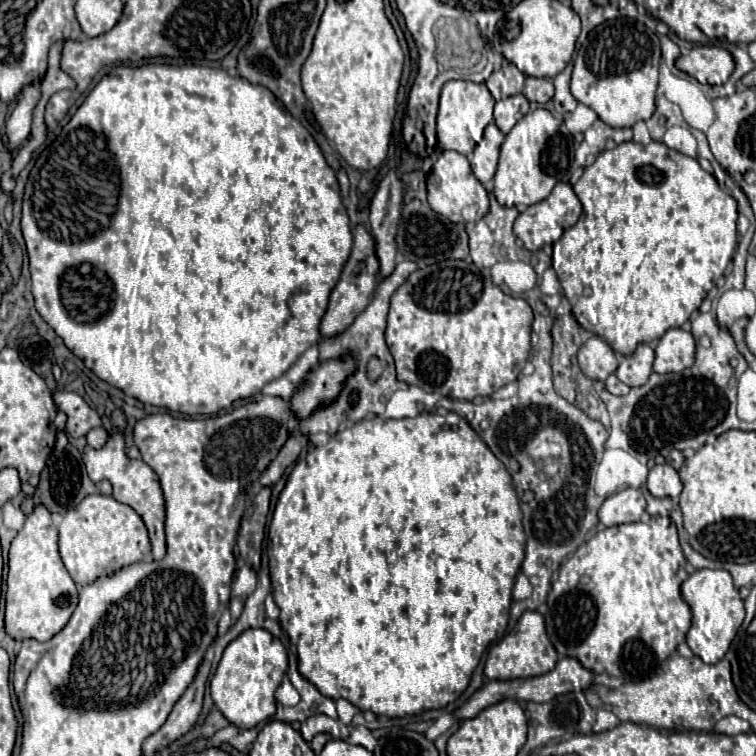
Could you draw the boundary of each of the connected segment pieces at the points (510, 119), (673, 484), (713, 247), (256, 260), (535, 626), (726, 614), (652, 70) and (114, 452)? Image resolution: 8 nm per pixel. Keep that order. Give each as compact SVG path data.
M522 94L504 98L494 106L494 122L504 134L508 134L512 126L526 114L528 114L528 100Z
M670 464L652 466L646 486L648 486L650 494L656 496L656 498L678 500L678 496L682 492L682 480L680 480L678 472Z
M624 142L624 144L616 146L614 150L600 152L596 162L592 166L588 166L584 170L582 178L574 184L574 192L580 198L584 212L582 212L580 220L574 226L570 226L568 230L564 230L560 240L554 244L552 267L562 284L564 296L568 298L568 302L572 306L572 314L574 314L576 322L584 330L606 340L616 354L630 356L636 352L636 348L640 344L652 344L652 336L656 336L656 342L658 342L666 330L680 328L690 318L690 314L700 308L702 300L716 286L718 278L722 278L722 274L728 266L728 264L724 264L724 256L720 256L720 224L724 224L724 192L718 186L716 178L712 174L708 174L698 164L696 158L690 158L690 156L684 156L676 150L670 150L662 142L650 142L648 146L642 146L638 142Z
M142 64L142 66L114 66L96 86L94 90L88 94L88 98L80 104L80 108L74 112L74 116L70 118L70 122L60 130L60 134L56 136L56 140L52 144L48 144L42 152L40 158L36 160L36 166L30 170L26 188L24 188L24 198L22 198L22 236L26 240L26 250L28 250L28 258L30 258L30 276L32 276L32 296L34 296L34 304L38 314L54 328L54 332L64 340L64 344L84 362L84 366L88 370L92 370L100 380L108 382L110 386L122 390L124 394L144 402L144 404L152 404L152 406L164 406L172 412L182 412L188 416L194 414L216 414L222 408L228 408L232 402L240 400L240 398L250 398L254 394L258 394L262 390L264 384L268 384L272 378L282 376L288 366L292 362L296 362L300 358L302 352L306 352L310 346L314 346L320 338L318 332L318 324L326 312L328 306L328 296L332 292L332 288L336 286L340 272L350 256L350 248L352 248L352 232L350 232L350 224L348 224L348 214L342 206L340 200L340 188L338 188L338 180L336 180L336 172L326 164L318 144L314 142L314 138L310 136L310 132L284 108L284 104L280 104L280 100L276 100L276 96L272 96L272 92L268 92L268 88L260 88L250 84L244 78L232 78L226 70L222 68L210 68L210 66L176 66L176 64Z
M524 612L510 634L506 634L496 646L490 648L484 674L492 680L512 680L512 678L530 678L550 672L558 662L558 654L546 634L544 616L540 612Z
M696 570L684 580L682 598L692 610L692 626L686 634L686 644L706 664L716 664L726 654L744 620L744 602L738 588L732 584L732 576L726 570Z
M632 18L608 20L596 26L580 46L570 90L572 96L590 106L604 124L612 128L630 128L654 114L658 66L660 42L656 32Z
M120 410L112 412L112 434L106 442L104 448L94 450L90 446L84 448L84 464L88 470L88 476L92 482L100 482L100 480L110 480L112 484L112 496L122 502L128 504L130 508L134 508L138 512L138 516L144 520L148 534L150 534L150 544L152 544L152 558L154 560L162 560L166 554L166 542L164 542L164 498L162 498L162 490L160 490L160 482L156 472L144 464L142 460L130 460L124 452L124 418Z

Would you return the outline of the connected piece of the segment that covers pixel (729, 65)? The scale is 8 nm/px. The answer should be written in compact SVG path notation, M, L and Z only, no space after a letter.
M694 46L676 60L676 68L696 78L700 84L724 84L734 70L734 58L718 46Z

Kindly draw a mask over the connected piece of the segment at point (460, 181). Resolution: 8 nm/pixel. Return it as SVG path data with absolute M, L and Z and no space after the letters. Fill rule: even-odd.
M454 150L440 152L438 160L432 164L432 170L426 176L426 190L428 190L428 204L434 212L448 216L452 222L476 222L484 212L488 212L488 192L476 180L470 170L466 156Z

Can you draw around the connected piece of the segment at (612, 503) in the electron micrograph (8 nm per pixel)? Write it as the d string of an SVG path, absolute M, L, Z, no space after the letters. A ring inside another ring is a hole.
M626 488L622 492L616 492L608 496L600 510L598 518L602 526L618 526L618 524L630 524L640 522L646 508L646 500L638 488Z

